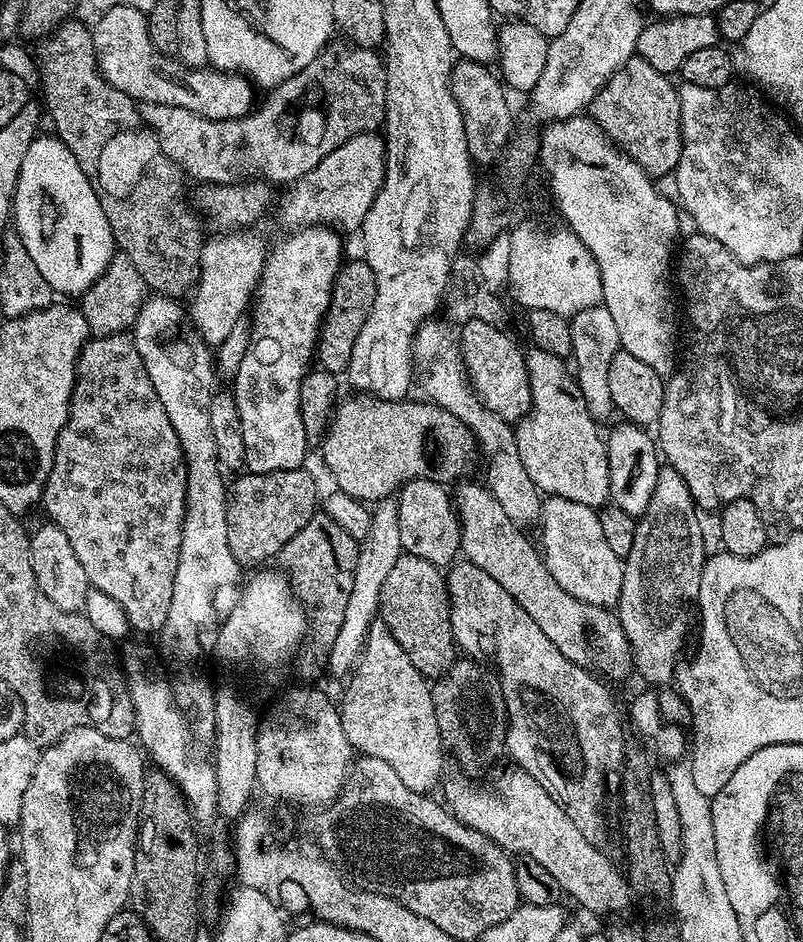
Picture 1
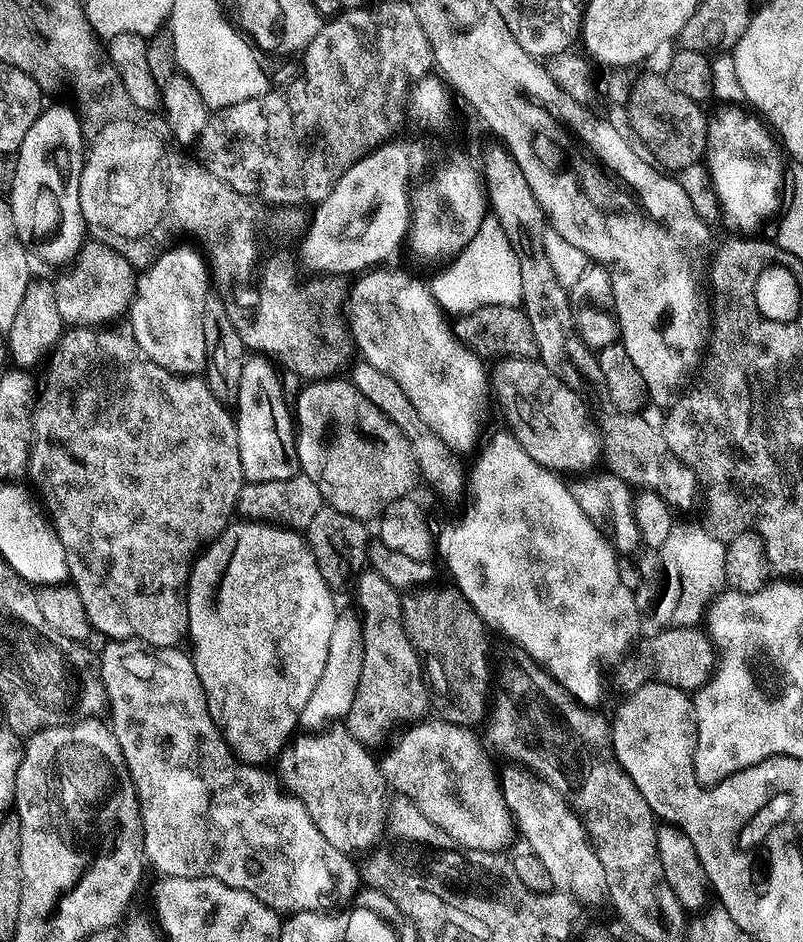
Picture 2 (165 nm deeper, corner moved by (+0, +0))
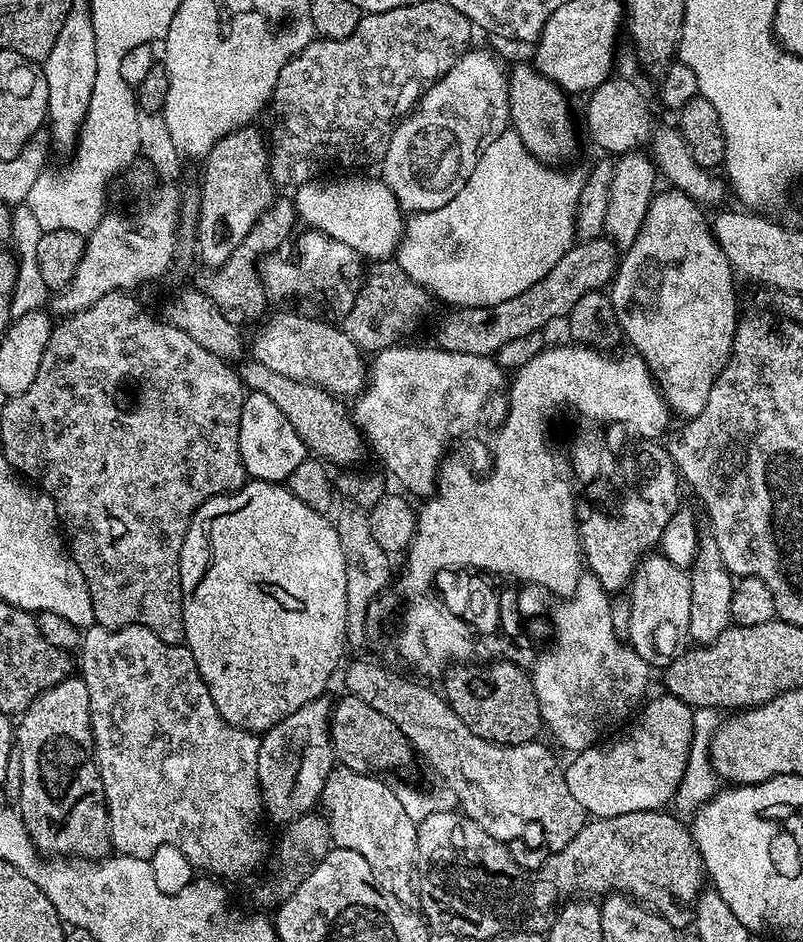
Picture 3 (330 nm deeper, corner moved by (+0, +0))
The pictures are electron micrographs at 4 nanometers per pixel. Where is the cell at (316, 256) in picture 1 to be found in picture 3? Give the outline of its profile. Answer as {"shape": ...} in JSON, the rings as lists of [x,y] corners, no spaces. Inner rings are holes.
{"shape":[[[248,392],[244,397],[242,422],[240,423],[240,453],[245,473],[251,479],[273,482],[287,481],[288,476],[294,474],[298,462],[306,458],[304,440],[294,430],[294,426],[290,426],[290,418],[286,418],[286,414],[282,414],[282,410],[278,410],[278,406],[274,406],[274,402],[270,402],[270,398],[261,392]]]}

